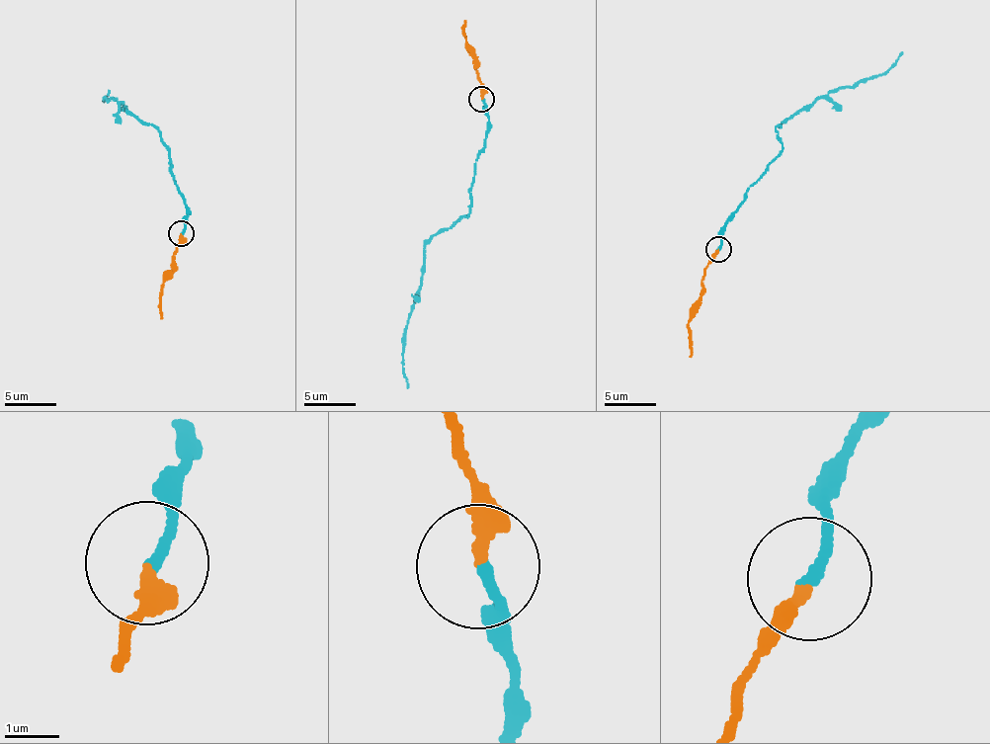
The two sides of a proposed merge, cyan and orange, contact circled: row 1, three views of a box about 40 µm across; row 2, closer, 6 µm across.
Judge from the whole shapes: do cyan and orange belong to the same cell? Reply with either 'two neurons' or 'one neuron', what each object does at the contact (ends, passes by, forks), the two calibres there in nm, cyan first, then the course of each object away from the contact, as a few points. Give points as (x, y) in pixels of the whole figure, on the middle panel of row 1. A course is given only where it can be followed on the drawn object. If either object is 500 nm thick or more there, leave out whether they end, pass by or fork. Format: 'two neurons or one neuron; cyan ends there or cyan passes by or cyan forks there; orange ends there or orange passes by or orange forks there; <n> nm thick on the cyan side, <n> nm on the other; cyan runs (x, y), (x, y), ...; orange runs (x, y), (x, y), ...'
one neuron; cyan ends there; orange ends there; 200 nm thick on the cyan side, 220 nm on the other; cyan runs (482, 99), (489, 125), (475, 162), (471, 208), (431, 241), (409, 315), (408, 387); orange runs (482, 99), (483, 85), (464, 37), (465, 24)

